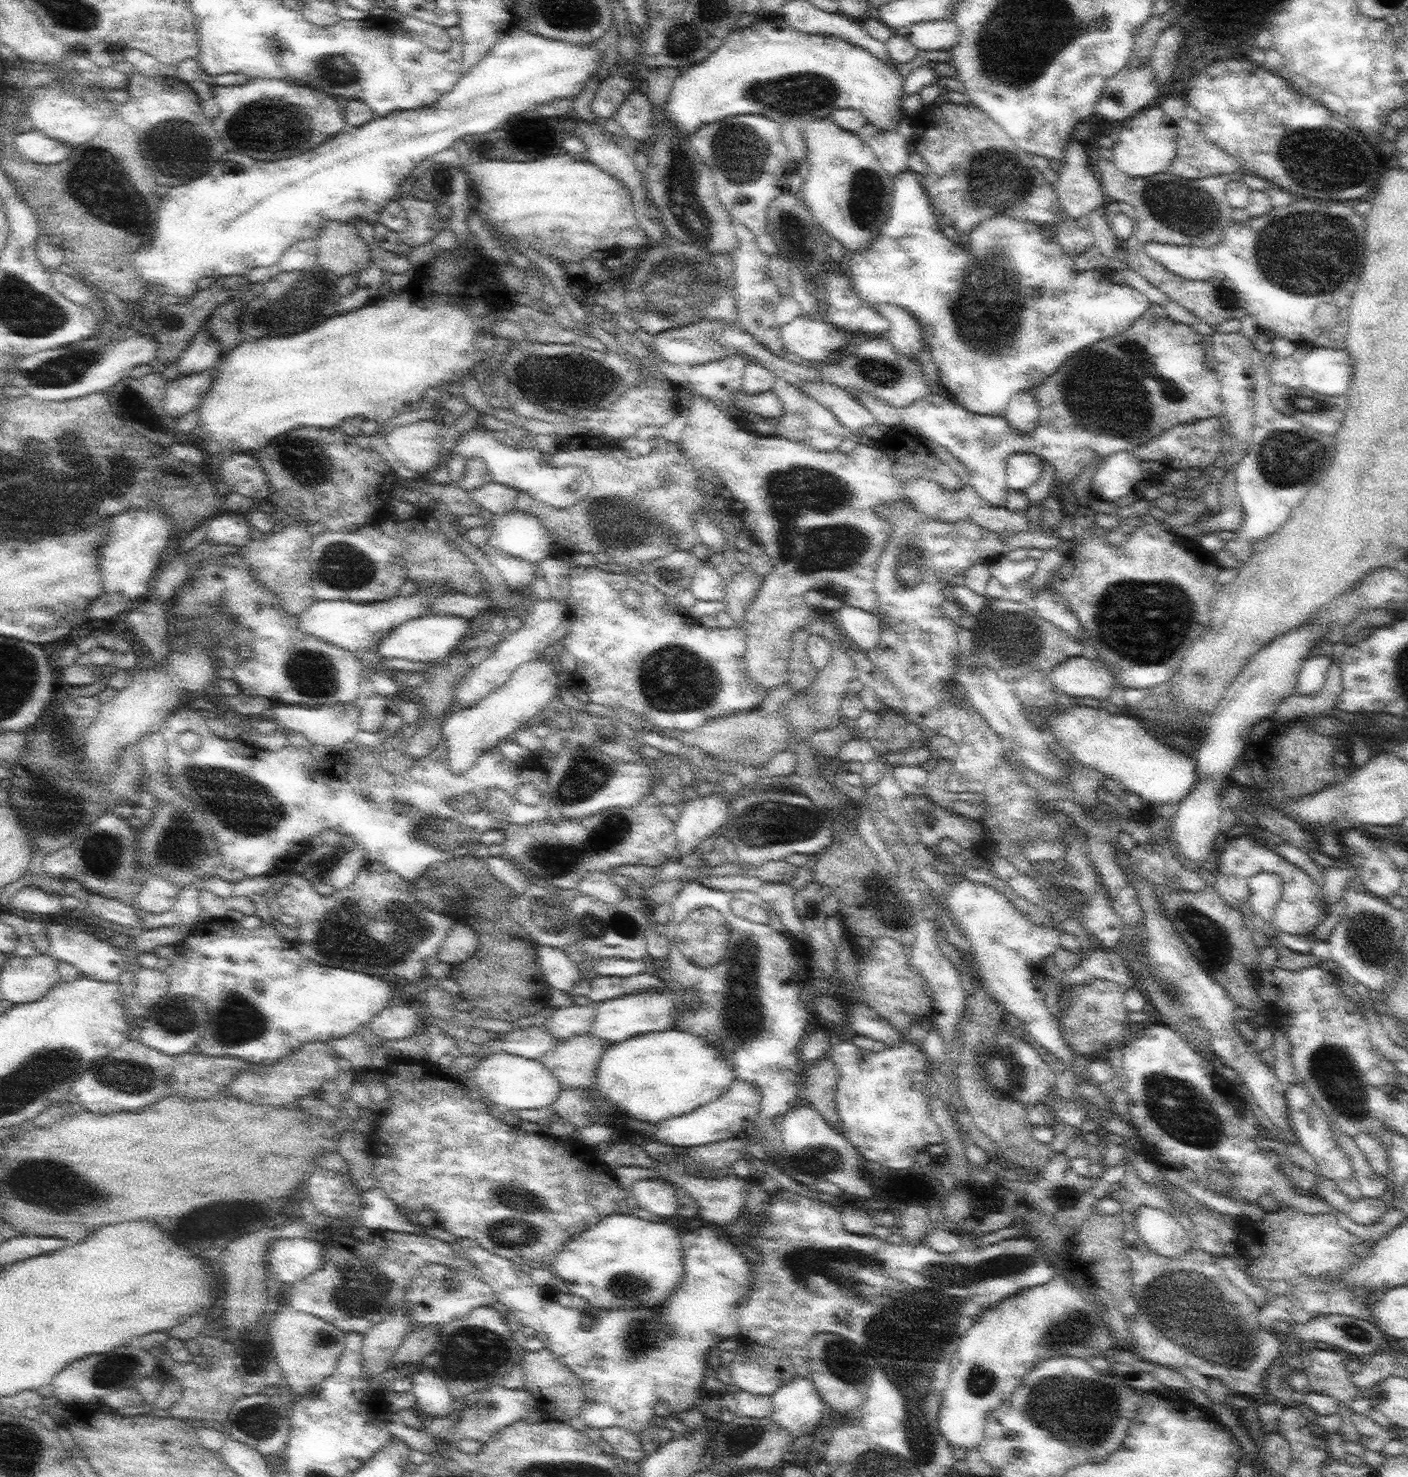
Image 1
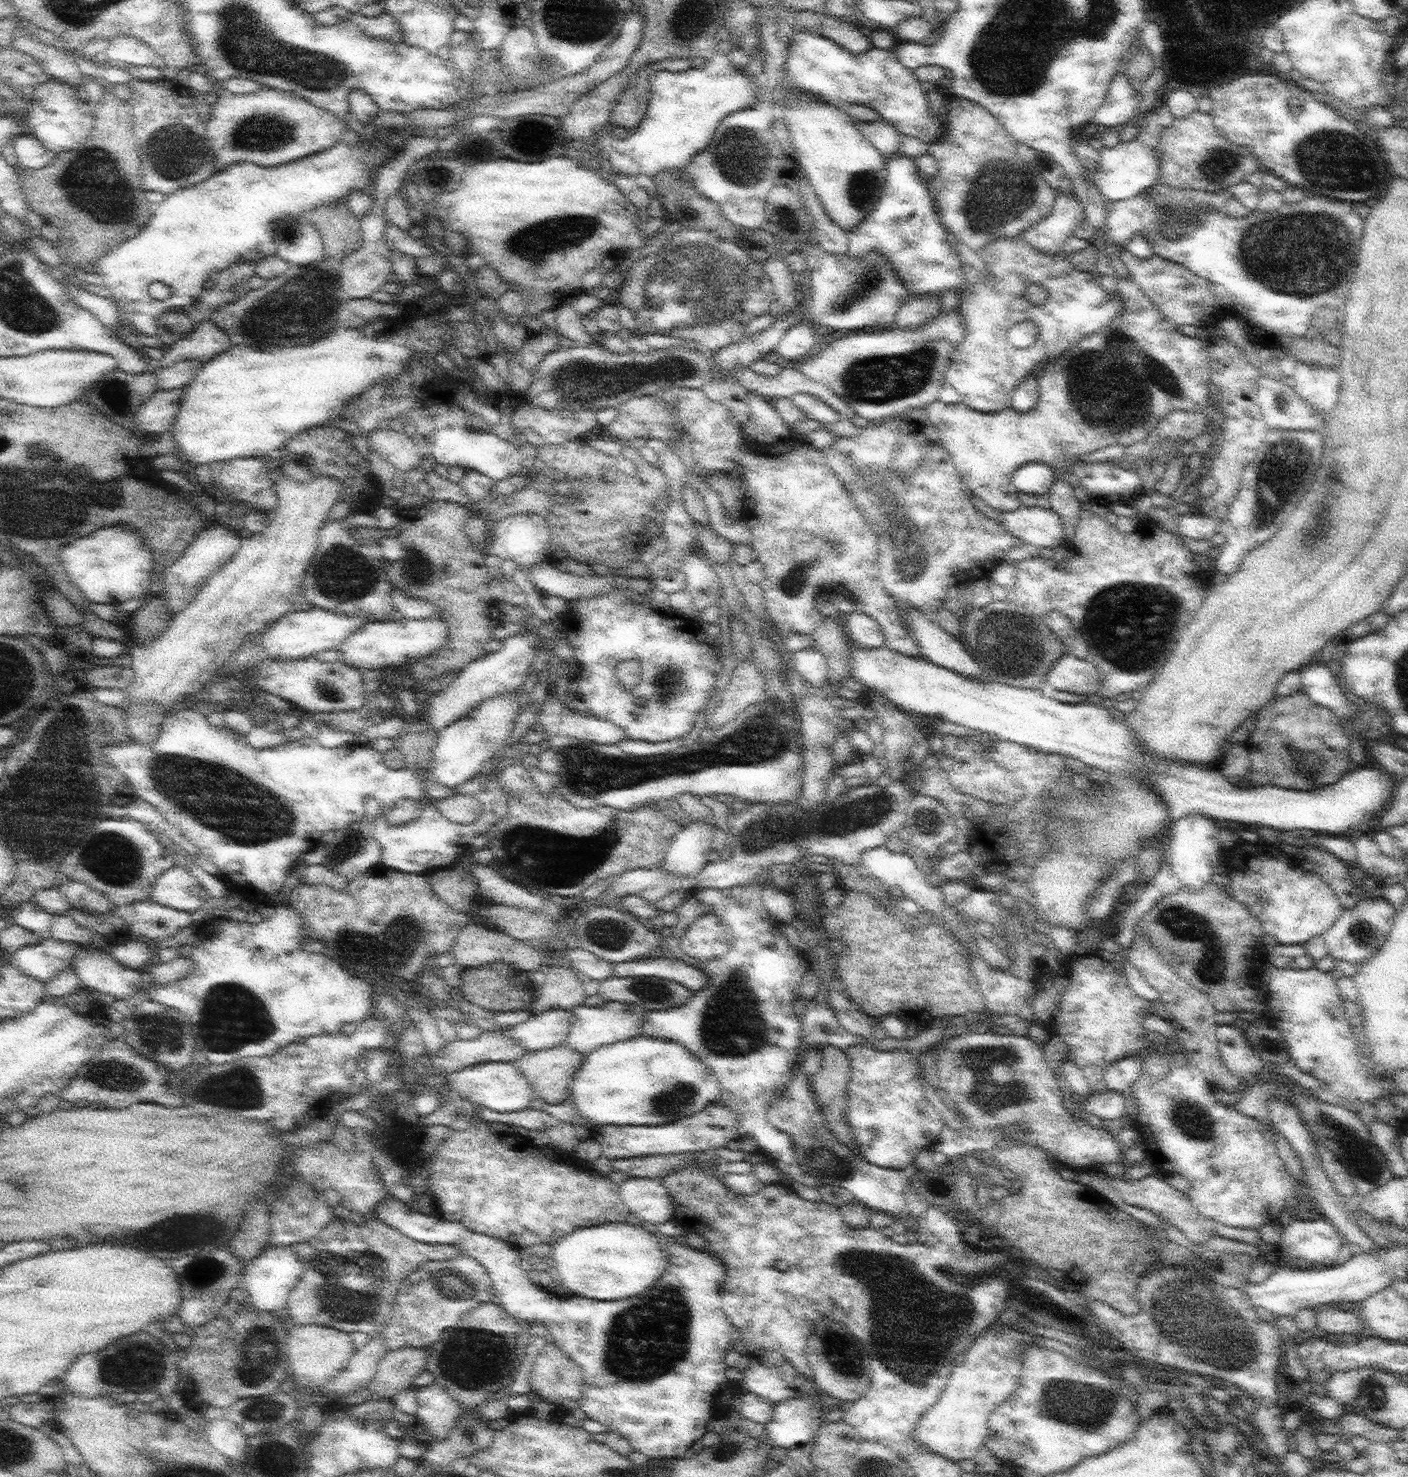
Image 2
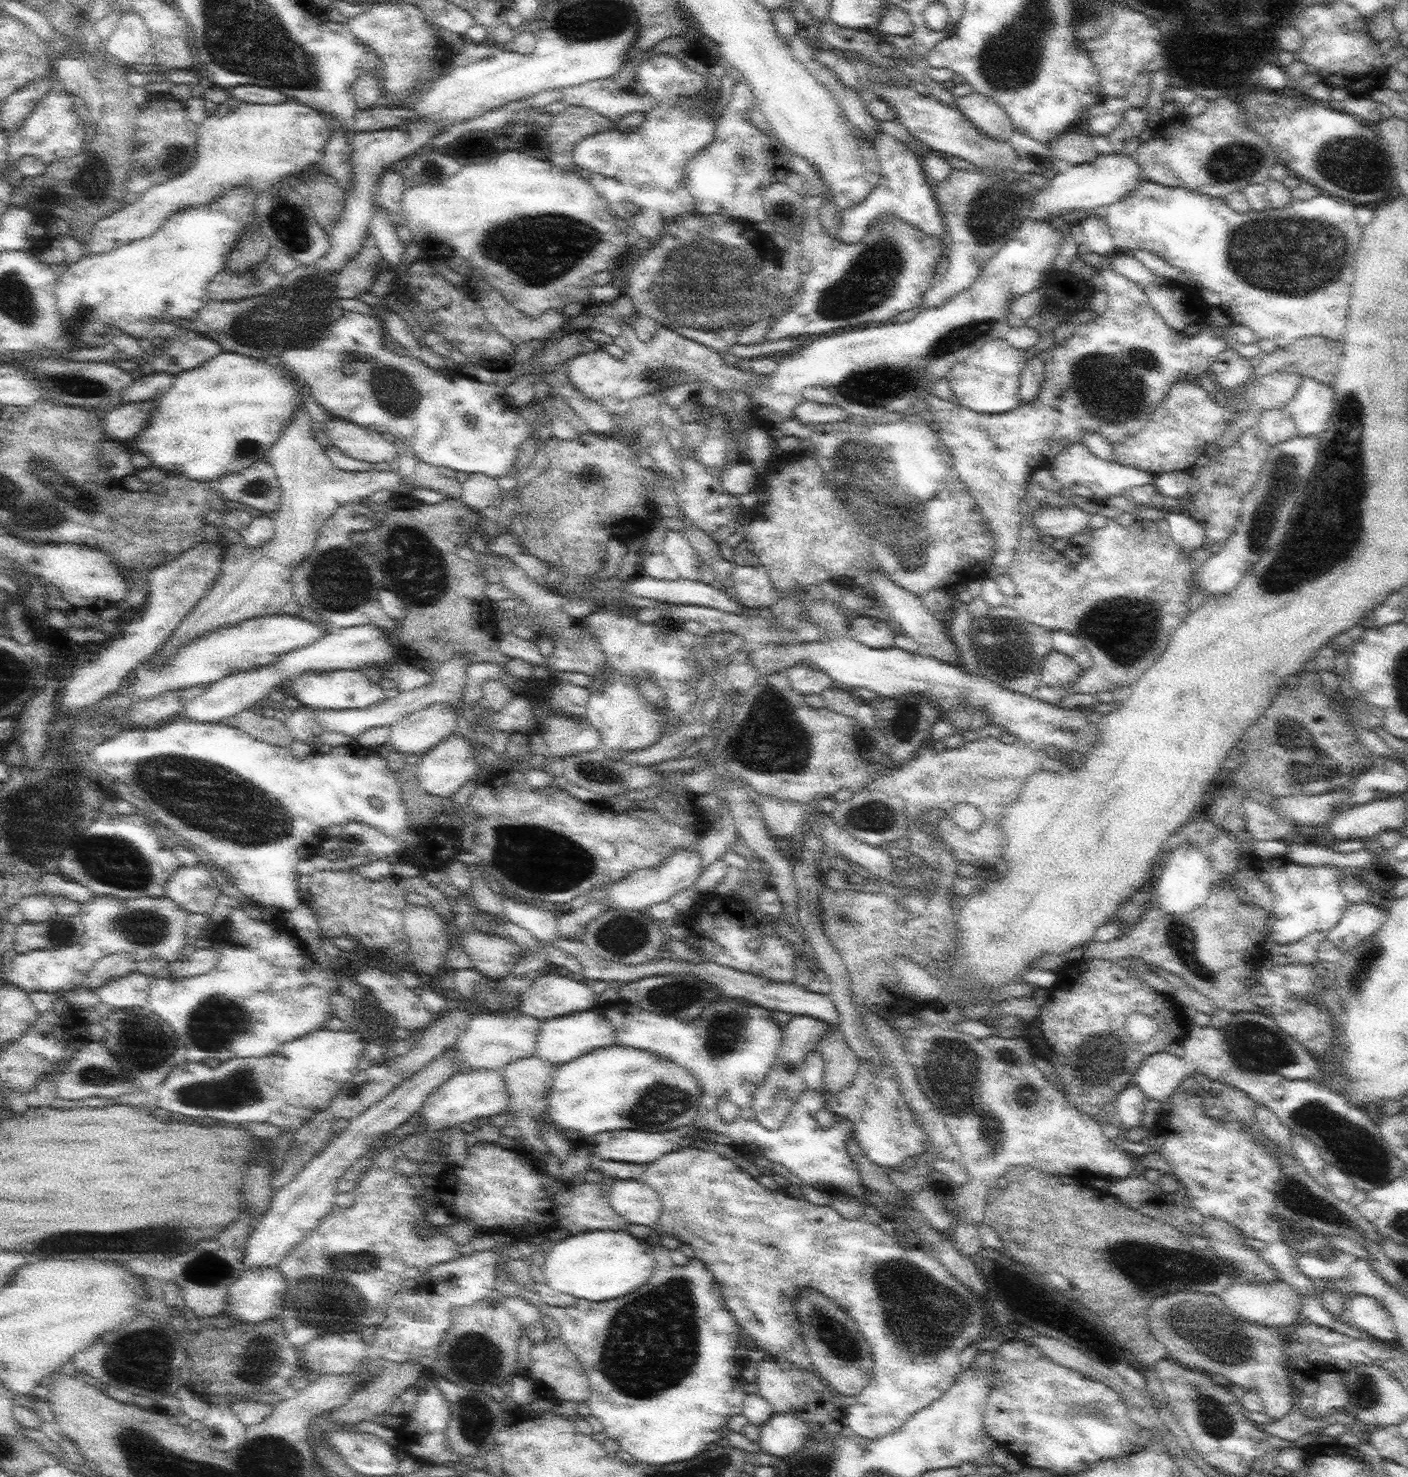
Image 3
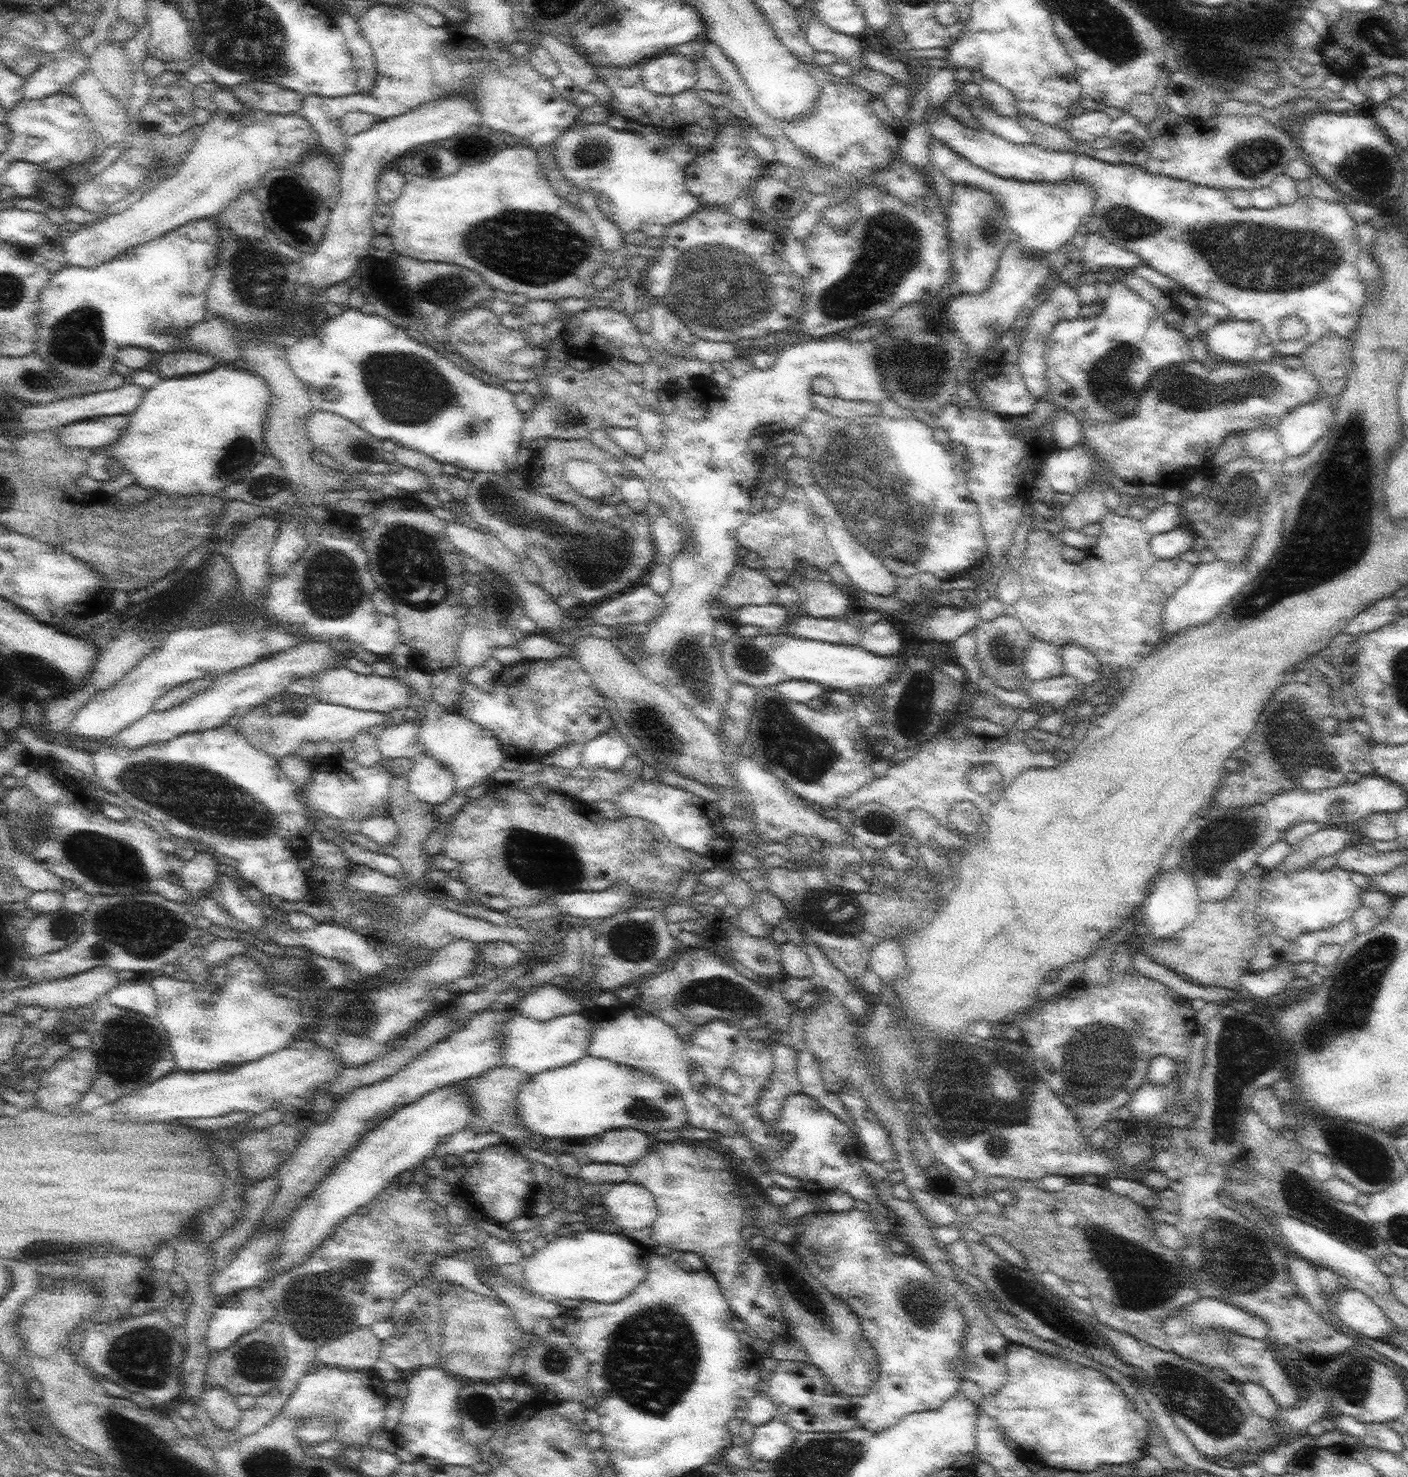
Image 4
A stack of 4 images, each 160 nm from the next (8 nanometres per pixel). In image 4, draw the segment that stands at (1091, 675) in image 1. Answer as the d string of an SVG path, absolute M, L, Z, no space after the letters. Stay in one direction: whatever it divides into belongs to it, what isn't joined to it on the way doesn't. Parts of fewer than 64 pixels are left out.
M1036 638L1024 653L1023 666L1028 683L1047 683L1065 678L1061 648Z

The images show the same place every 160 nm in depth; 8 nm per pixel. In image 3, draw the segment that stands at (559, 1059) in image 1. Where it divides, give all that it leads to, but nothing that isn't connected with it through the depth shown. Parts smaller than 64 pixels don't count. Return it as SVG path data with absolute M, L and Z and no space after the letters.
M533 1055L510 1062L510 1065L502 1071L504 1080L506 1080L506 1090L510 1096L508 1109L505 1112L513 1114L510 1116L514 1118L512 1122L508 1122L508 1126L516 1126L520 1130L520 1139L532 1146L536 1155L546 1153L548 1150L540 1128L547 1121L548 1089L554 1081L554 1071L558 1068L559 1066L556 1064L550 1064L550 1062L546 1062L546 1059L536 1058Z

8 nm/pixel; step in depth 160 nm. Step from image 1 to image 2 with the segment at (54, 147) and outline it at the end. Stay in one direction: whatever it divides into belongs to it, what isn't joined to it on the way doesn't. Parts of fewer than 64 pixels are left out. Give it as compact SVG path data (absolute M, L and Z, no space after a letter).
M30 133L18 136L14 147L19 165L30 170L44 168L57 157L55 152L42 146L40 140L37 140L36 136Z

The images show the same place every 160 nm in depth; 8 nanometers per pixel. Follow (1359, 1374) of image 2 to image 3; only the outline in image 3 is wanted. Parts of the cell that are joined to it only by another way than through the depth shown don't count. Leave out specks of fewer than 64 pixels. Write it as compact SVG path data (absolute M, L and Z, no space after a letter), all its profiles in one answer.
M1341 1371L1327 1372L1319 1376L1313 1415L1328 1416L1335 1410L1343 1410L1349 1403L1349 1394Z

